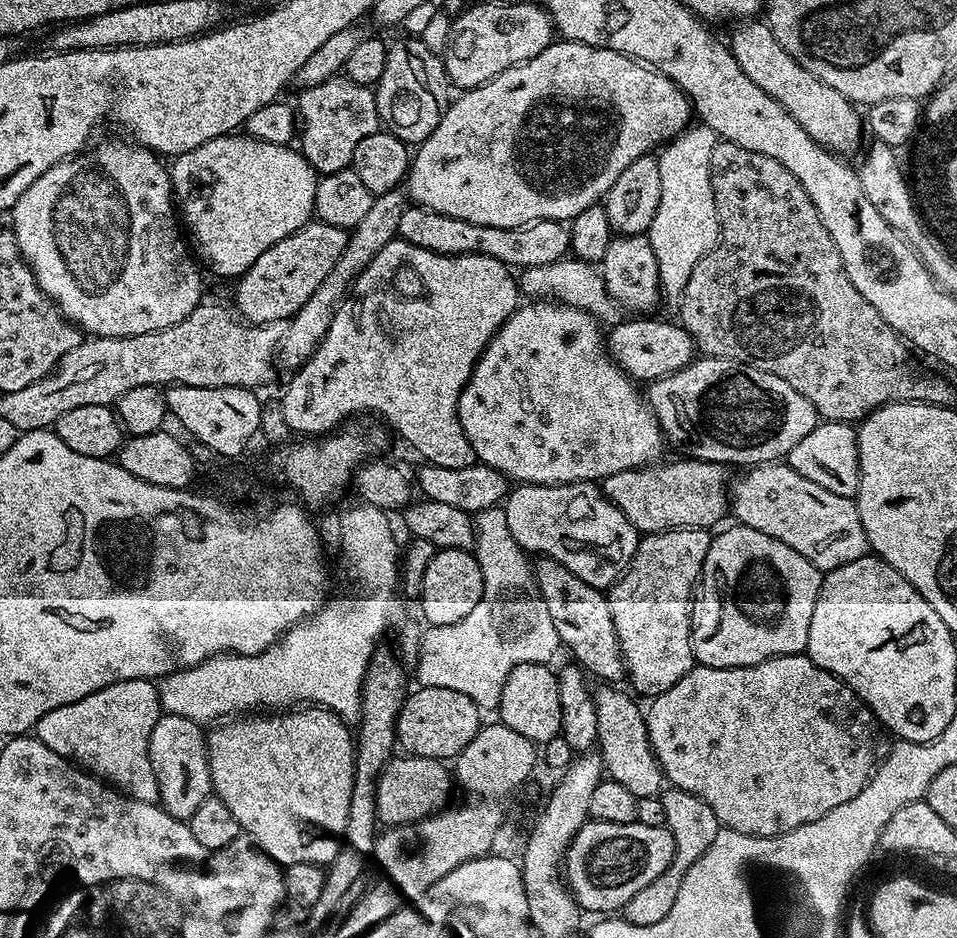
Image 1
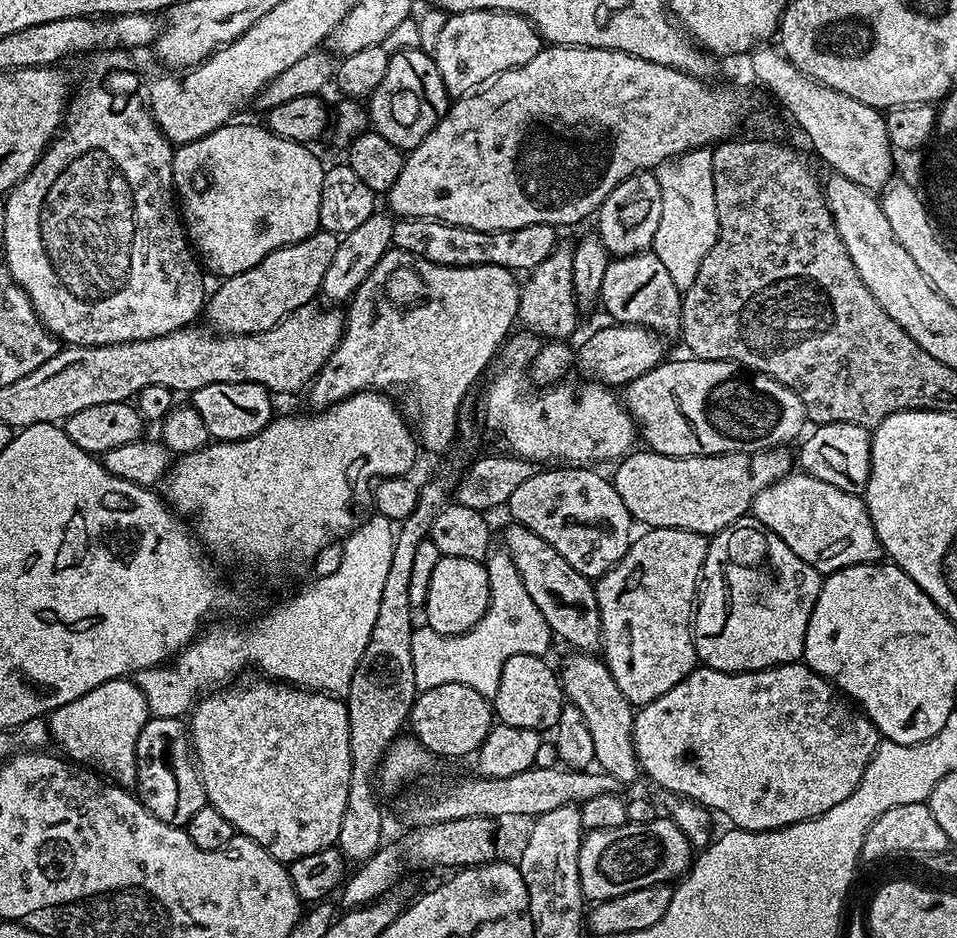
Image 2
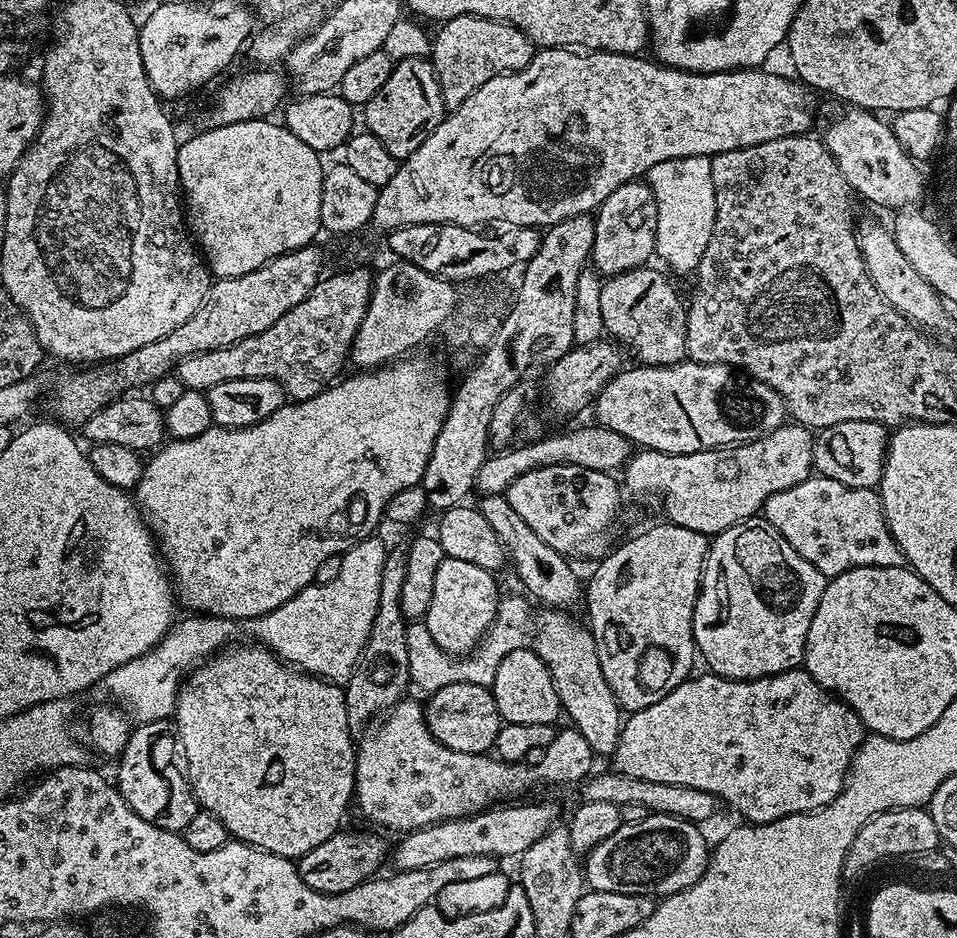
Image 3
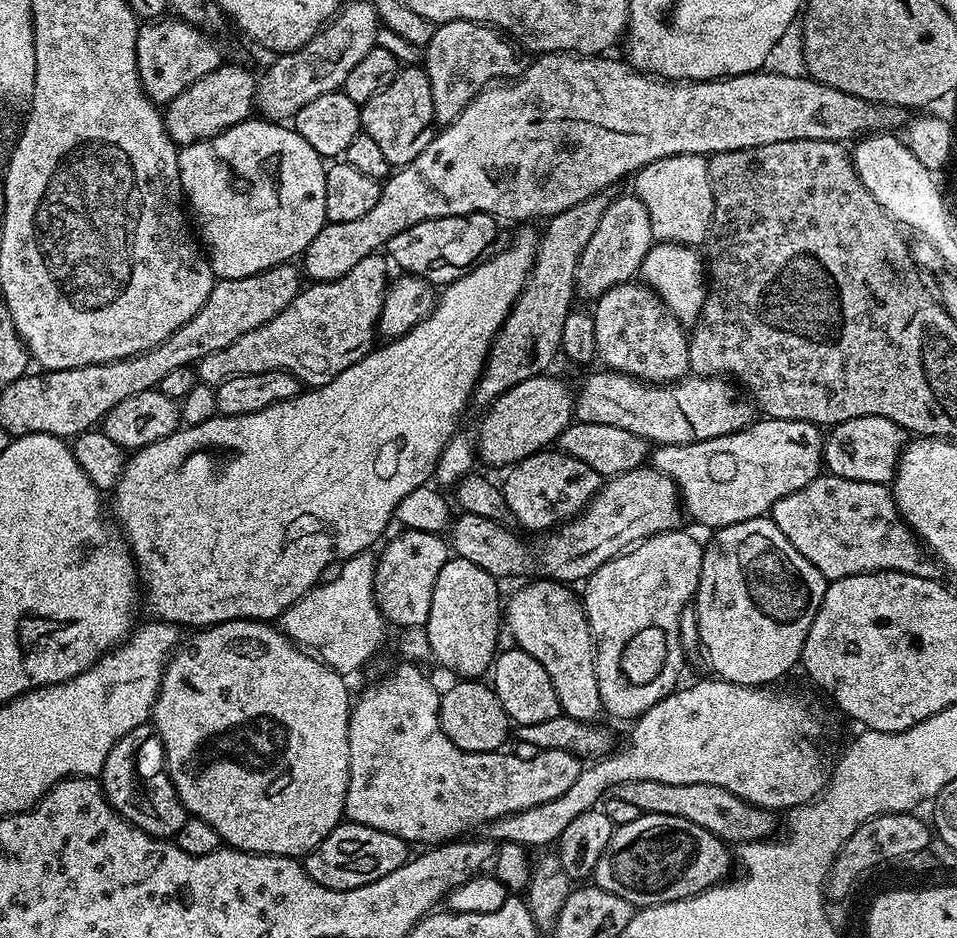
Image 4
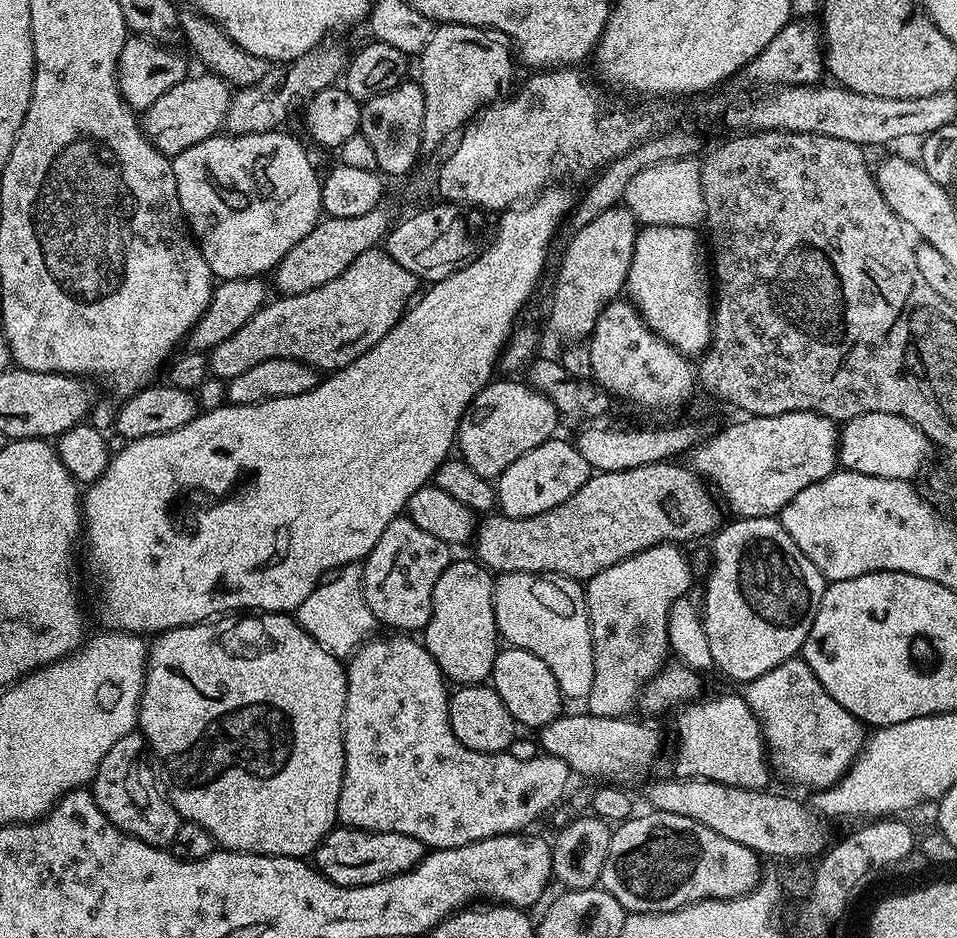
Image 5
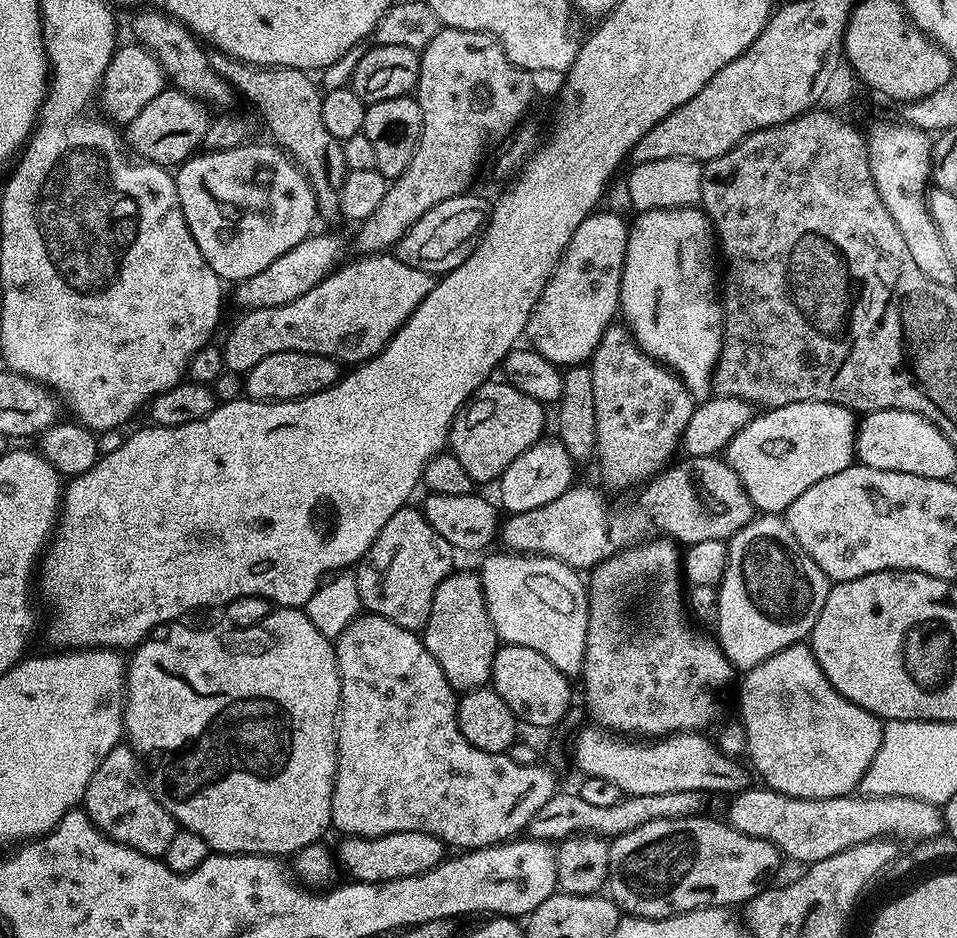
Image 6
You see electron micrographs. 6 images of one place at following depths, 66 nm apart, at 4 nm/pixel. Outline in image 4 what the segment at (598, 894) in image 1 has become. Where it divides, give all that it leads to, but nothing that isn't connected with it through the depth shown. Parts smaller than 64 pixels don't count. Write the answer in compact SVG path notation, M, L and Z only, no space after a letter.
M645 812L638 818L634 818L634 822L613 827L610 842L606 850L602 850L596 863L594 884L595 887L609 891L618 898L624 898L637 909L666 902L690 900L699 892L707 892L715 884L729 879L728 871L732 868L732 856L728 851L730 848L725 841L710 834L710 830L702 830L702 826L694 826L694 822L686 822L686 818Z

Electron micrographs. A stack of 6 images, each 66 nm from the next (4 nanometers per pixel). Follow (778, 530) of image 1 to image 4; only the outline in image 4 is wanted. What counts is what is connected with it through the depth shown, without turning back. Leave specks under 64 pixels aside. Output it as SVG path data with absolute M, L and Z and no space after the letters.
M821 474L802 486L802 490L794 490L794 494L786 494L786 498L779 500L772 507L770 519L782 534L786 534L790 546L794 546L794 550L798 550L798 554L802 554L802 558L813 564L829 582L867 572L905 572L922 578L933 578L938 572L937 561L900 516L892 499L892 489L886 484L854 482L850 478Z

